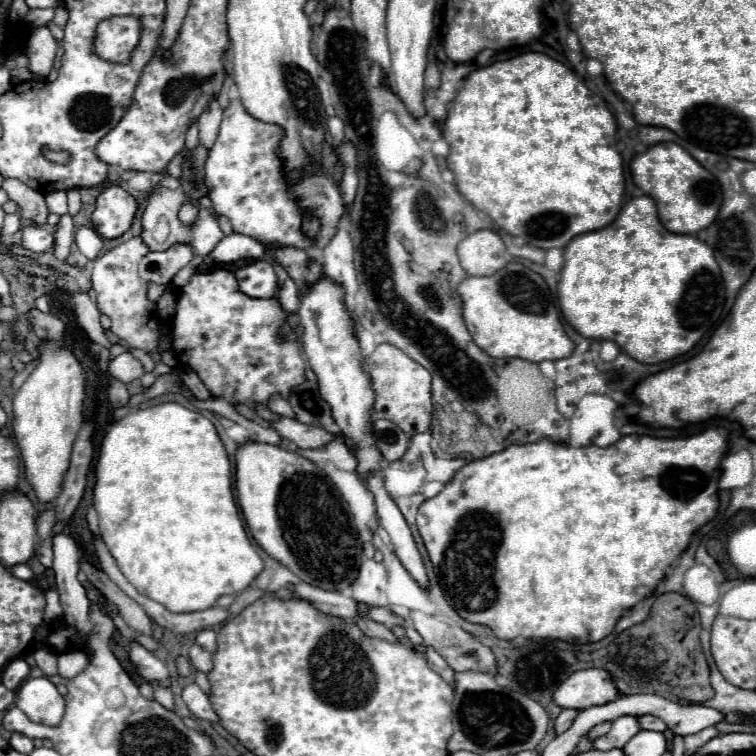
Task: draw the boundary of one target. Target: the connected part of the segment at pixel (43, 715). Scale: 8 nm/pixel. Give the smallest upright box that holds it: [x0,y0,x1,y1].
[15,676,65,726]

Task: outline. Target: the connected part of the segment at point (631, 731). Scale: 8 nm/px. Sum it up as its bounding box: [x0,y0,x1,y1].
[593,716,639,750]

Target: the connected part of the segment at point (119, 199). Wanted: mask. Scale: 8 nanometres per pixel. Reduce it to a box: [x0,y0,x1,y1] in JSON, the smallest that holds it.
[93,184,135,238]

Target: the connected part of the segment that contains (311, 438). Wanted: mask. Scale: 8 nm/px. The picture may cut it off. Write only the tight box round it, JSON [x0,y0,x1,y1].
[271,418,333,448]

